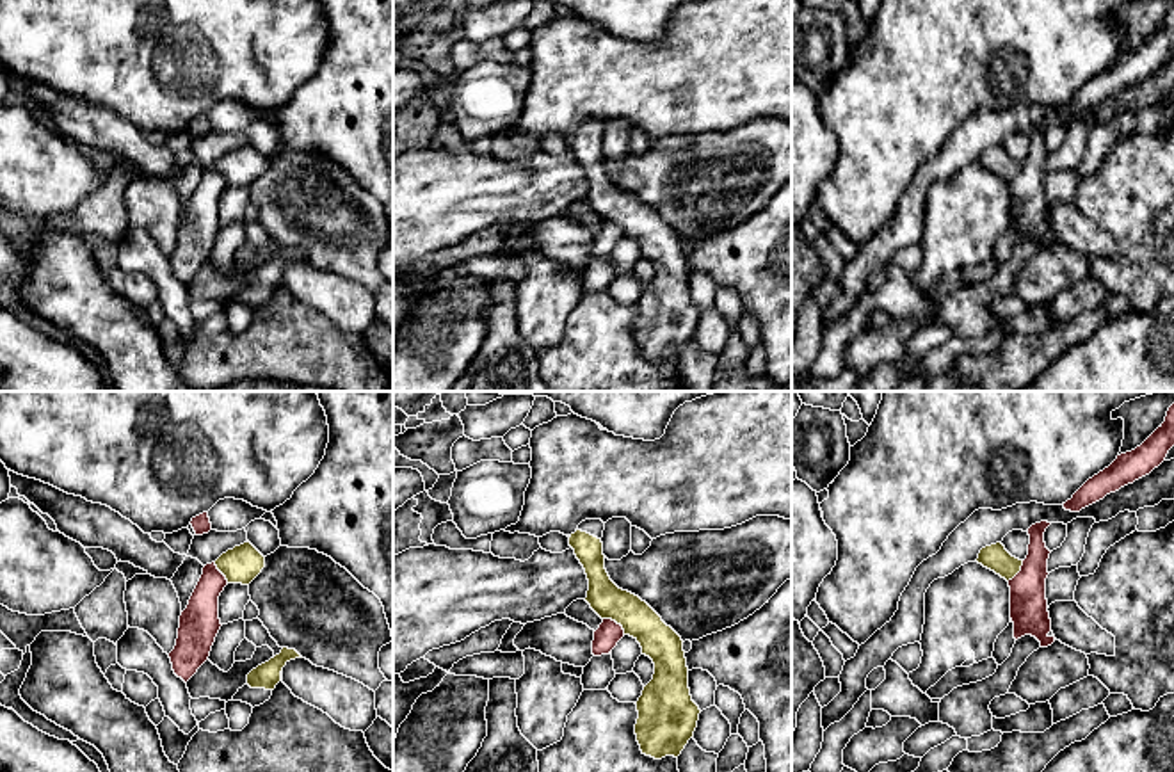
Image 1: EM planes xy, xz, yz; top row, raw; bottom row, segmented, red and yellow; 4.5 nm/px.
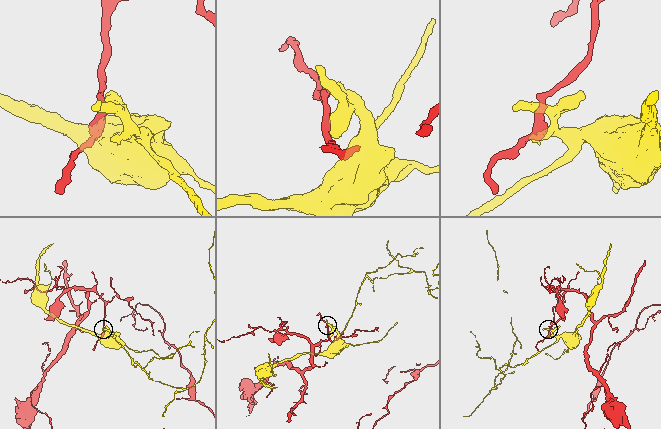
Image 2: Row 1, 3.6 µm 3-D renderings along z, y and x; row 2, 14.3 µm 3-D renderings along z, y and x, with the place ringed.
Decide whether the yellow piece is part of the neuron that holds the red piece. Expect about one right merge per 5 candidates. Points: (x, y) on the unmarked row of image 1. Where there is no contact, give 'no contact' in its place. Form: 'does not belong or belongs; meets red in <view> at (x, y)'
does not belong; meets red in xz at (614, 223)

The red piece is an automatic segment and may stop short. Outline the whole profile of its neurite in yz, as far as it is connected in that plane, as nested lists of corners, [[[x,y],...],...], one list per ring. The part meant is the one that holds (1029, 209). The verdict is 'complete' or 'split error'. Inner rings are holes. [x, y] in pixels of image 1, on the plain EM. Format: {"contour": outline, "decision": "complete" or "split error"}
{"contour": [[[1041,123],[1028,130],[1028,157],[1023,162],[1021,173],[1009,181],[1014,240],[1032,237],[1041,244],[1041,249],[1055,244],[1055,237],[1048,237],[1051,233],[1051,221],[1046,201],[1048,160],[1051,153],[1046,149],[1044,133],[1049,126]]], "decision": "complete"}

